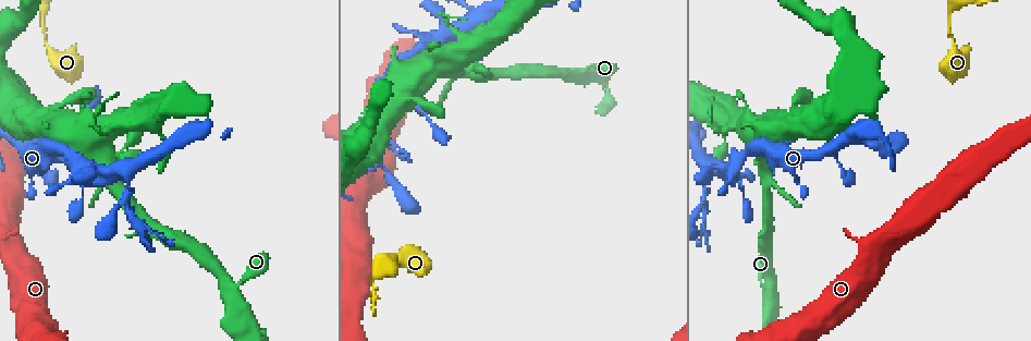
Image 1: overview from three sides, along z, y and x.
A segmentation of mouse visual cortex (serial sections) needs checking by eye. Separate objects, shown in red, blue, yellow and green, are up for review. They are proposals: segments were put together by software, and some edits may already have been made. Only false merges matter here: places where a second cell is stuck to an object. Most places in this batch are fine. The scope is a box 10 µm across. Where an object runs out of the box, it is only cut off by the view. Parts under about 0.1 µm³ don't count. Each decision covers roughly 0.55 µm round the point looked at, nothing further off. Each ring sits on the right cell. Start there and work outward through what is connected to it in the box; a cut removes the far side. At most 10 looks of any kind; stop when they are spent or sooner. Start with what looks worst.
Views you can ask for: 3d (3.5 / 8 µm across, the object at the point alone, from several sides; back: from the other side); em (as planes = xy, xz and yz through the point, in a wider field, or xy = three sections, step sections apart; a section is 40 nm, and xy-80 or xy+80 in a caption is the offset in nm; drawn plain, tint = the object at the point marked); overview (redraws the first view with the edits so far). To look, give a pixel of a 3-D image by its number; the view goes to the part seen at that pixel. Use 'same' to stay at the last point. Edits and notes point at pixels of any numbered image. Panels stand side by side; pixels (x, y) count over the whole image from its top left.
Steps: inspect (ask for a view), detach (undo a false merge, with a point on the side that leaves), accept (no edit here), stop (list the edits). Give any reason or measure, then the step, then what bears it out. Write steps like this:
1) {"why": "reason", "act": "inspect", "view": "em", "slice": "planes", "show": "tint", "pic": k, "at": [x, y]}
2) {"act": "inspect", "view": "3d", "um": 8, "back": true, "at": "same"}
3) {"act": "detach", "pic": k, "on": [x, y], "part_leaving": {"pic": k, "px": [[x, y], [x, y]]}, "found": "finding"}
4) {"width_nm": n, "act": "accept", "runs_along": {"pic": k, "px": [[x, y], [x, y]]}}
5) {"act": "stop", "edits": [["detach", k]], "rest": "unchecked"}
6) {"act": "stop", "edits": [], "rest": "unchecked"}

{"act": "inspect", "view": "3d", "um": 8, "pic": 1, "at": [41, 20]}

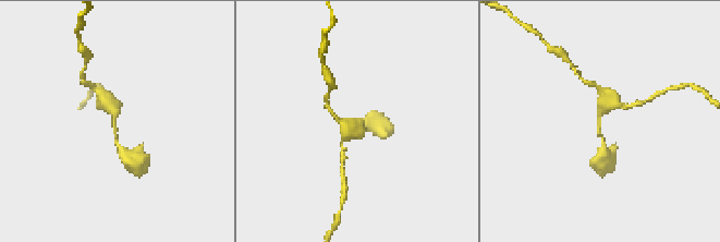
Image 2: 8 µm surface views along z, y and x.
{"act": "inspect", "view": "3d", "um": 3.5, "at": "same"}

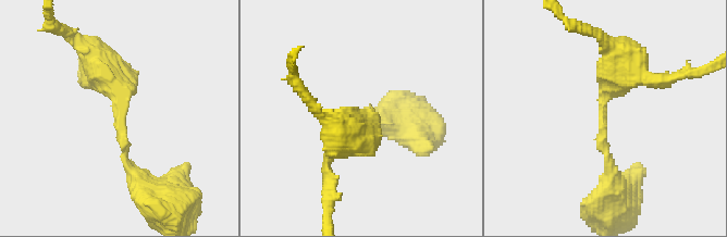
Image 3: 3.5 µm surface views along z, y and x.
{"arm_widths_nm": [150, 500], "act": "inspect", "view": "em", "slice": "xy", "step": 1, "show": "tint", "pic": 3, "at": [116, 115]}

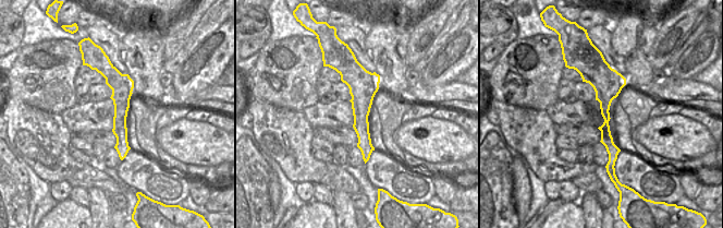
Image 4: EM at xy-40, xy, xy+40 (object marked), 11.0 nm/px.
{"act": "accept", "found": "all the same cell"}

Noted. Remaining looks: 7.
{"act": "inspect", "view": "3d", "um": 8, "pic": 1, "at": [472, 20]}

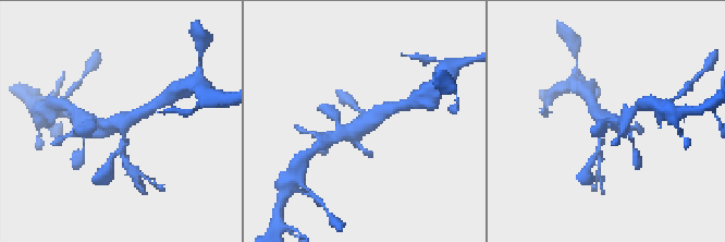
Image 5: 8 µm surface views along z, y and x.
{"arms": 3, "arm_widths_nm": [100, 400, 400], "act": "inspect", "view": "em", "slice": "xy", "step": 3, "show": "tint", "at": "same"}

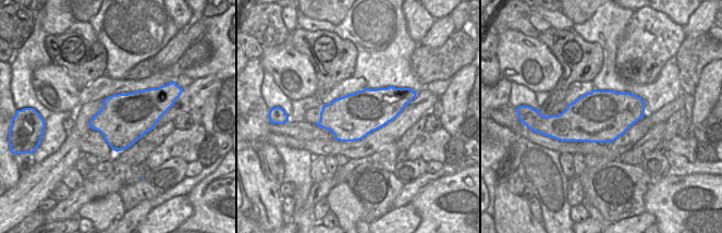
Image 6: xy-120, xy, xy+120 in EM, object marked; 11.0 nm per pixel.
{"act": "accept", "runs_along": {"pic": 5, "px": [[339, 135], [392, 109]]}, "found": "one cell here"}

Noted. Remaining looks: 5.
{"why": "abrupt turn", "act": "inspect", "view": "3d", "um": 8, "pic": 1, "at": [235, 294]}

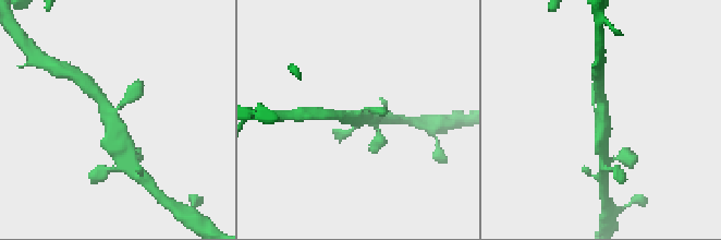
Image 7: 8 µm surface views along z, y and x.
{"why": "closer look", "act": "inspect", "view": "3d", "um": 3.5, "at": "same"}

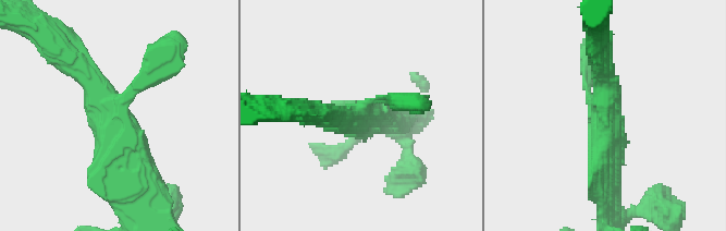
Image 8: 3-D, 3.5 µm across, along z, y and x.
{"act": "inspect", "view": "em", "slice": "xy", "step": 5, "show": "tint", "pic": 8, "at": [114, 118]}

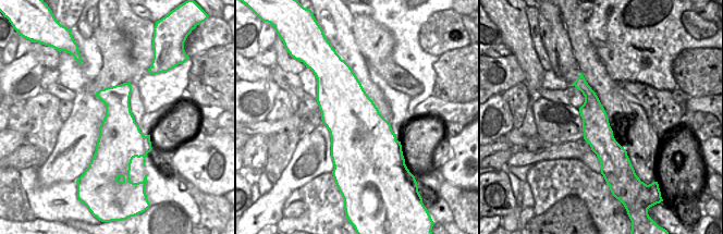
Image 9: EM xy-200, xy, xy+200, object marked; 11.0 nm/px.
{"act": "accept", "runs_along": {"pic": 9, "px": [[580, 79], [590, 96], [607, 158]]}, "found": "all the same cell"}

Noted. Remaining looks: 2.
{"act": "stop", "edits": [], "rest": "unchecked"}

